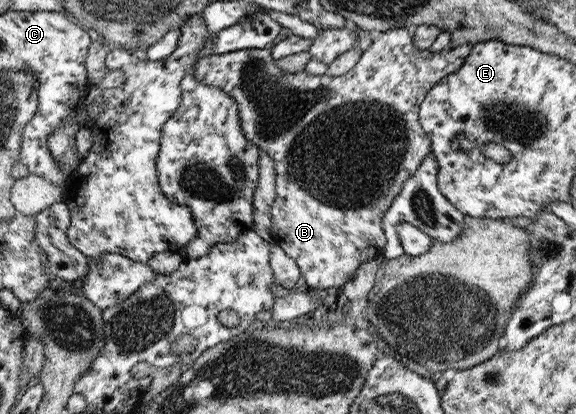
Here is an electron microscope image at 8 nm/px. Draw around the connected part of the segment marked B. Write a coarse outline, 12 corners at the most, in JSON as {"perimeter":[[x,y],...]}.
{"perimeter":[[376,34],[341,76],[203,53],[276,170],[272,242],[307,289],[381,255],[431,153],[430,88],[473,43]]}

